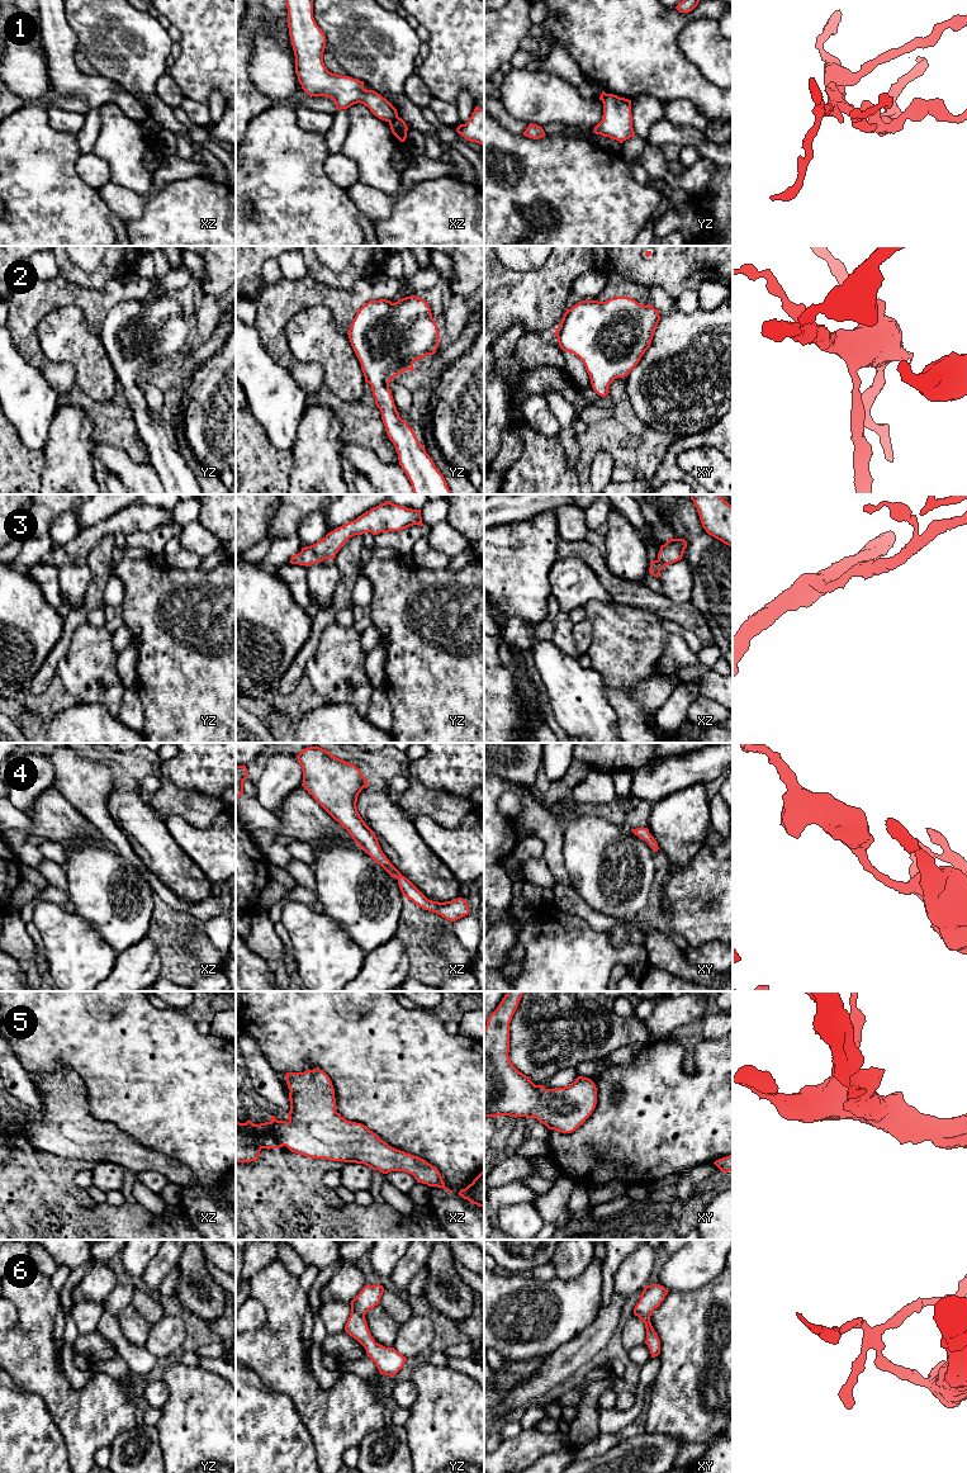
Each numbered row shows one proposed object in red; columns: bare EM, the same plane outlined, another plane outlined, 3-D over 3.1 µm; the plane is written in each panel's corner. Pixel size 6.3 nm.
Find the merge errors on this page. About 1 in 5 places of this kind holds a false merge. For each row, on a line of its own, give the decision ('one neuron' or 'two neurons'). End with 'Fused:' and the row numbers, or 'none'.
1: two neurons
2: one neuron
3: one neuron
4: one neuron
5: one neuron
6: one neuron
Fused: 1

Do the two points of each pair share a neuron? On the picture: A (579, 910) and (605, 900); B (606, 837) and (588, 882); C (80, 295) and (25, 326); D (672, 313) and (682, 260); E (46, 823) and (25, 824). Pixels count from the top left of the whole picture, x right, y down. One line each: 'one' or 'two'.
A: two
B: one
C: one
D: two
E: two

